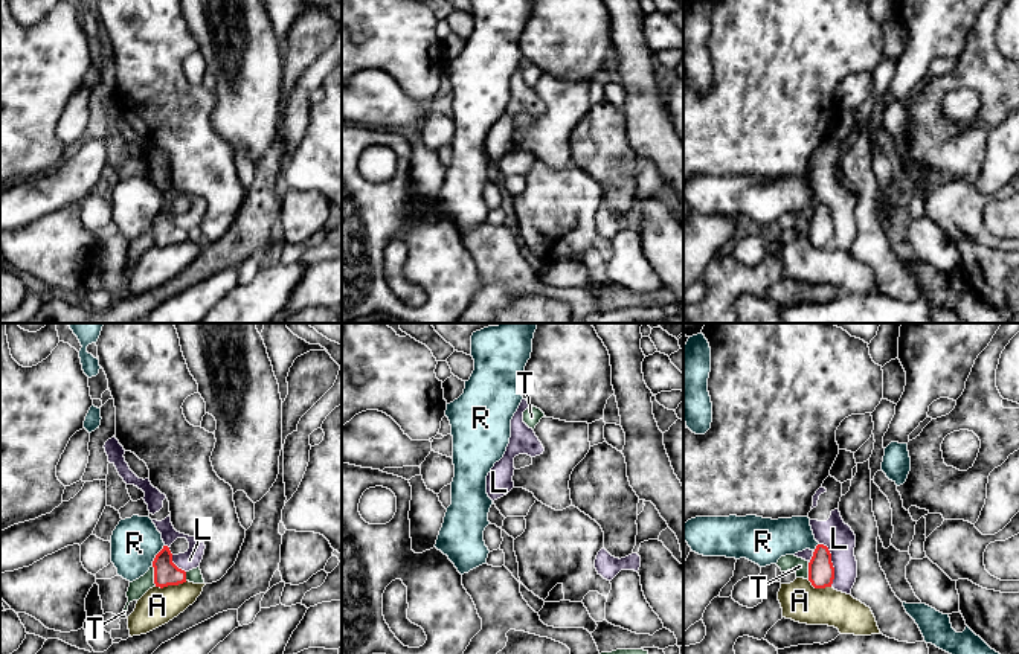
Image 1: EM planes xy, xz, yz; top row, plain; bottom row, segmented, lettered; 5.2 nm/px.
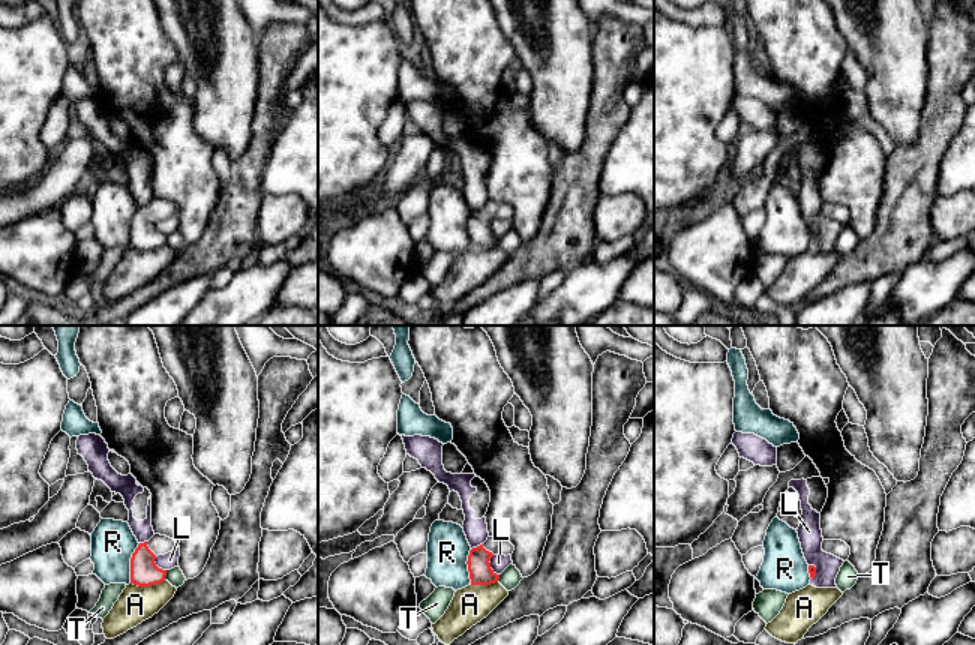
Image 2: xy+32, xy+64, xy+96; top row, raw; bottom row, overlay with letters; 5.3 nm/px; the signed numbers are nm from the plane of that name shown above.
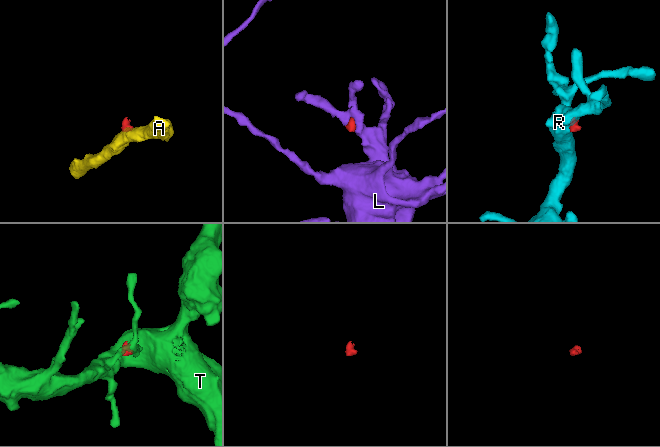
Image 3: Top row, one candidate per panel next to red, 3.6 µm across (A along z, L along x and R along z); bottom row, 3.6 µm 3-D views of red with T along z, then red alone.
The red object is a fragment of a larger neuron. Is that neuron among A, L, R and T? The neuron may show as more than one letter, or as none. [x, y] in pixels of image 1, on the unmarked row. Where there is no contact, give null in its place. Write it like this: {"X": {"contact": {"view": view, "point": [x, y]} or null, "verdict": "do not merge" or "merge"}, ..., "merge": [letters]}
{"A": {"contact": {"view": "xy", "point": [171, 243]}, "verdict": "do not merge"}, "L": {"contact": {"view": "yz", "point": [832, 221]}, "verdict": "do not merge"}, "R": {"contact": {"view": "xy", "point": [156, 214]}, "verdict": "do not merge"}, "T": {"contact": {"view": "xy", "point": [154, 235]}, "verdict": "do not merge"}, "merge": []}

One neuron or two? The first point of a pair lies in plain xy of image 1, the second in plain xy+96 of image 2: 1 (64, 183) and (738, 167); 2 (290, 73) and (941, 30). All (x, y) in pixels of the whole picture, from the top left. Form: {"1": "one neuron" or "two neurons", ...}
{"1": "one neuron", "2": "one neuron"}

